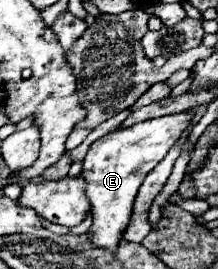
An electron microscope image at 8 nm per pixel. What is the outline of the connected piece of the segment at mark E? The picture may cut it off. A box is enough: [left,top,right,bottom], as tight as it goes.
[82,111,190,253]

